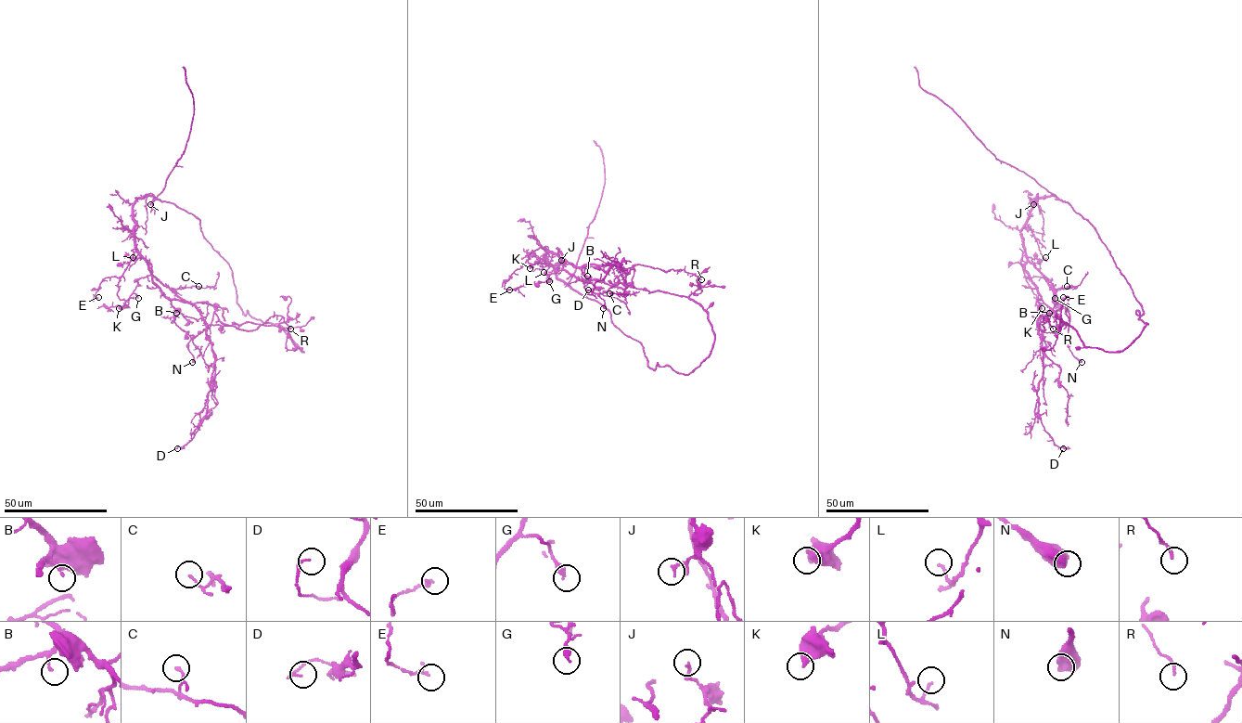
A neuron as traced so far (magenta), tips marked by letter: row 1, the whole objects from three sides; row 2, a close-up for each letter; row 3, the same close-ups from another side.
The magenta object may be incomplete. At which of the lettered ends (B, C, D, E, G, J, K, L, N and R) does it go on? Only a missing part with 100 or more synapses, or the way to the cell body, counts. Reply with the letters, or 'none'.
none

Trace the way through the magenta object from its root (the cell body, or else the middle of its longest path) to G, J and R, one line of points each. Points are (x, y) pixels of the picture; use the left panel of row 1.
G: (198, 218), (153, 196), (136, 200), (135, 248), (151, 271), (138, 279), (133, 291), (138, 298)
J: (198, 218), (172, 203), (153, 196), (143, 198), (148, 193), (154, 196), (150, 204)
R: (198, 218), (136, 200), (135, 248), (151, 273), (225, 324), (252, 330), (280, 315), (290, 329)

